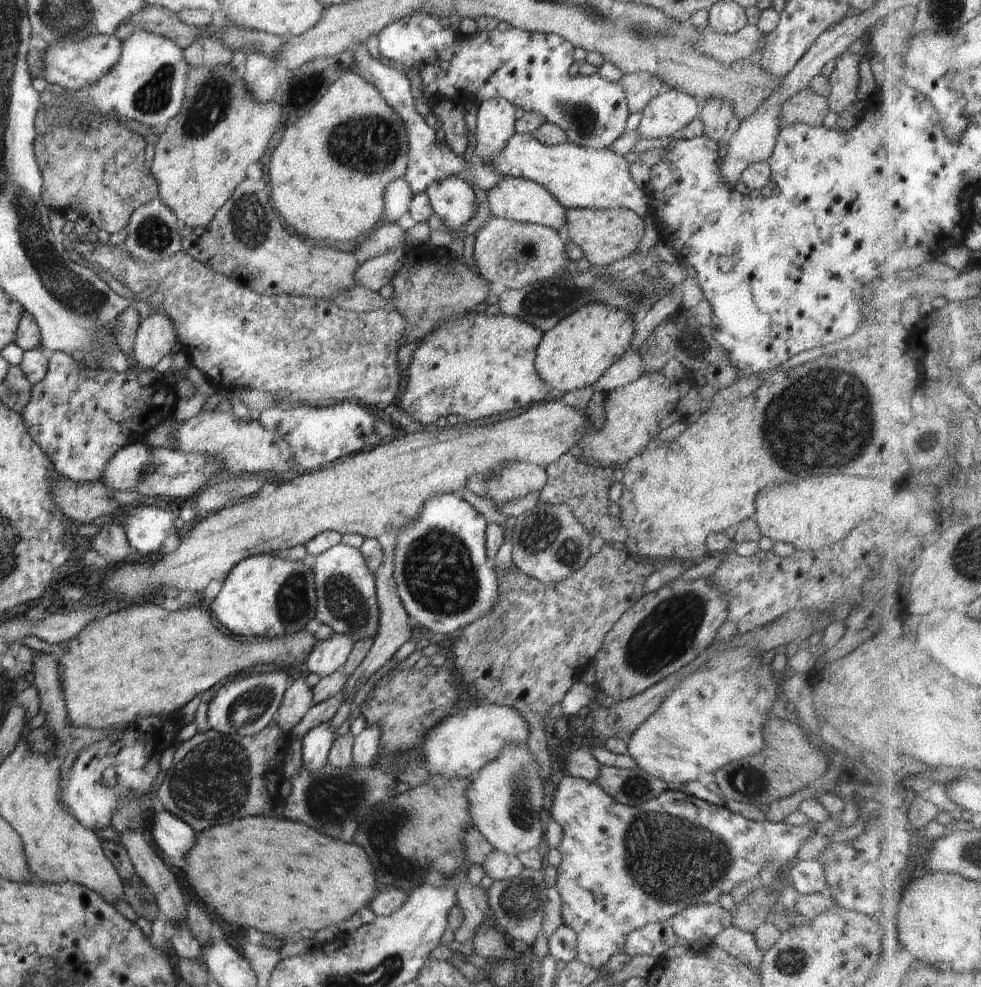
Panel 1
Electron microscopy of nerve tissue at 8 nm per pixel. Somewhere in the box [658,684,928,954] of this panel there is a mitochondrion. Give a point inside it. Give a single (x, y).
(746, 781)

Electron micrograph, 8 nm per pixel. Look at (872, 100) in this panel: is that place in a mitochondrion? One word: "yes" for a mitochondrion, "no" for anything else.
no

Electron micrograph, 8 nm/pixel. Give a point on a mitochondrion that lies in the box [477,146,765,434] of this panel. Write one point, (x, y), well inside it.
(549, 300)

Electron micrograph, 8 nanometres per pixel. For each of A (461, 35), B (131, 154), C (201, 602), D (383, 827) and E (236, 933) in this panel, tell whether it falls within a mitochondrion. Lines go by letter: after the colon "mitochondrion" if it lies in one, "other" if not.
A: other
B: other
C: other
D: mitochondrion
E: other

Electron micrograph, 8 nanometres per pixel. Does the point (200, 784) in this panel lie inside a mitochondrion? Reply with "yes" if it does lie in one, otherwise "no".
yes

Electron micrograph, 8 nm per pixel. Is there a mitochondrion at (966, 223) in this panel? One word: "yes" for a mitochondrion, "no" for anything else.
no

